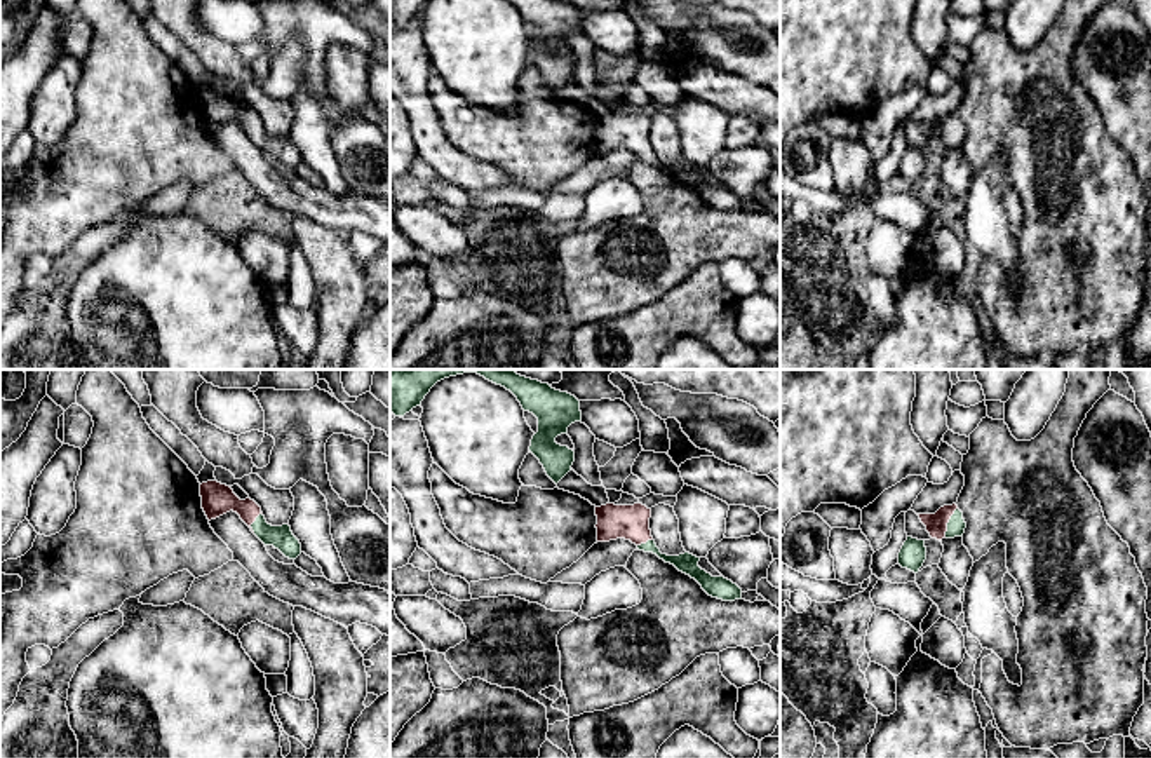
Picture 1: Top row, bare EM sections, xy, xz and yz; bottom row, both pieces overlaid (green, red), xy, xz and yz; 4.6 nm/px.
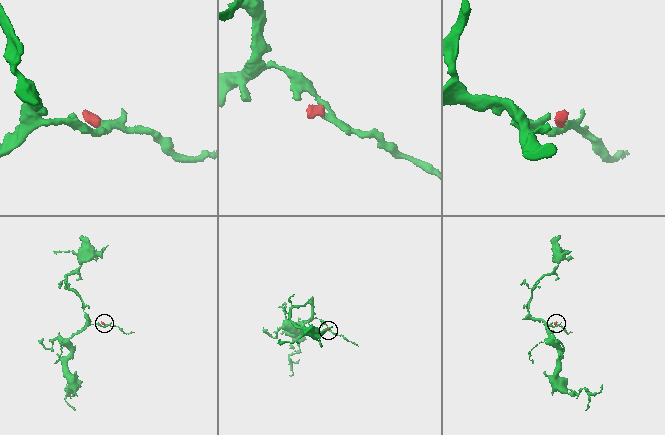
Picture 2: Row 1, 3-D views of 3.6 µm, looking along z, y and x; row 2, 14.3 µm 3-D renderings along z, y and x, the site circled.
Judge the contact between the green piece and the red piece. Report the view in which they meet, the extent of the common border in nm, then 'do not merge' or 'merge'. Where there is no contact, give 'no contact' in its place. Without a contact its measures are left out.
meets green in yz; contact 160 nm long; merge

